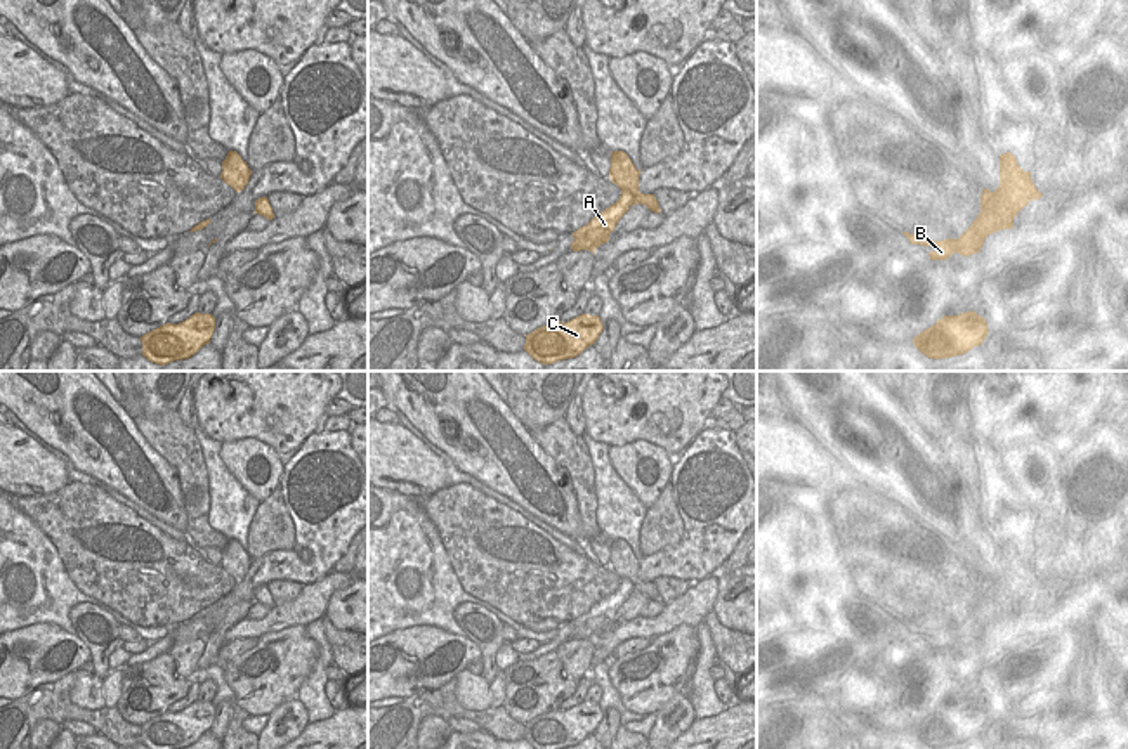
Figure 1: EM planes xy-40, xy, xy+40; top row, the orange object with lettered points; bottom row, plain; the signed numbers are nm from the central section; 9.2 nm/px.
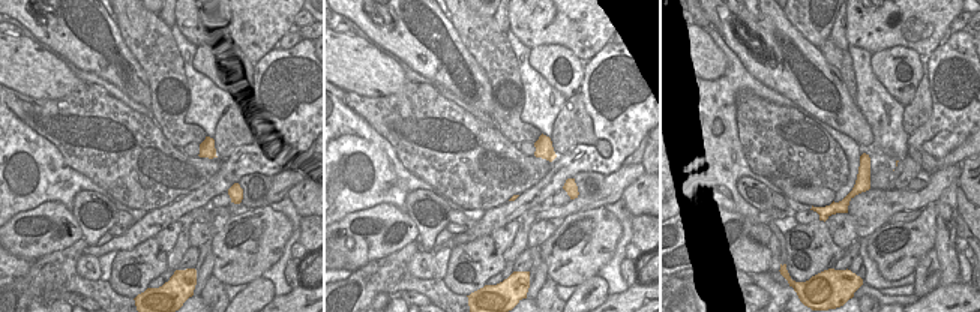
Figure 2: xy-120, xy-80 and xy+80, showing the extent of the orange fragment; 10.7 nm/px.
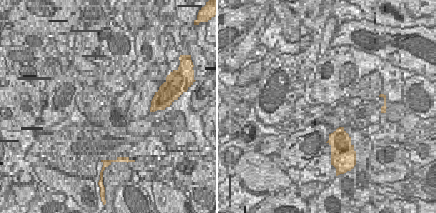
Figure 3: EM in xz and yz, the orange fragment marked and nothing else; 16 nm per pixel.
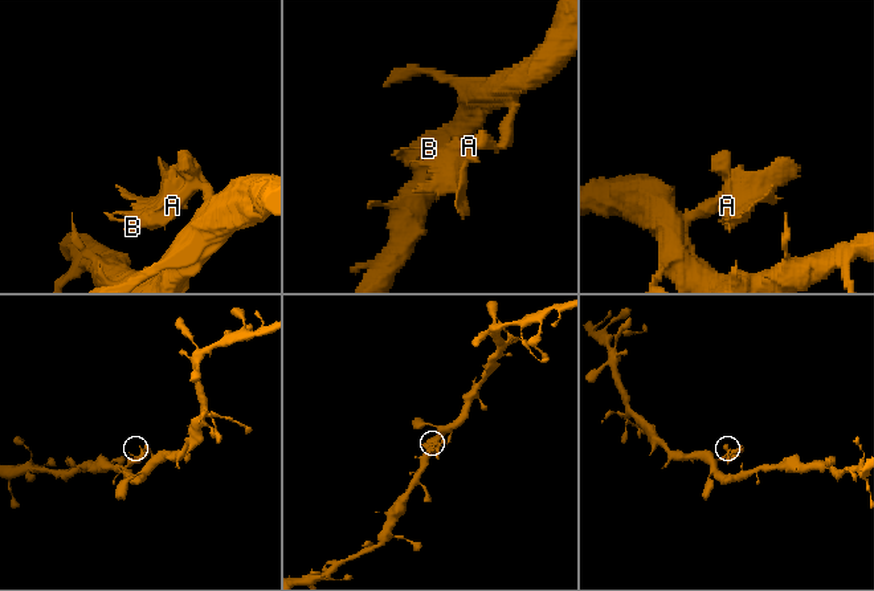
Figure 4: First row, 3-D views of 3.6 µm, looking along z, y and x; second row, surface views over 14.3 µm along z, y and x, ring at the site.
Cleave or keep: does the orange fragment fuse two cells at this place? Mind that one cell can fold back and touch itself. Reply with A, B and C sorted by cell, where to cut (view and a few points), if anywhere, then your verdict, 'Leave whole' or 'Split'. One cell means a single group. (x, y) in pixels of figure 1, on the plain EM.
Groups: A B / C. Split along xy (639, 579), (637, 590). Split.

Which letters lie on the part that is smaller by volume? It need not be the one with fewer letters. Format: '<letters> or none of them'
A, B

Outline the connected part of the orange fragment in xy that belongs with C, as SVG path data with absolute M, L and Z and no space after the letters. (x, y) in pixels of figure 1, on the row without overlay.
M581 702L567 711L552 711L526 723L524 739L534 749L564 749L594 733L604 714L599 704Z

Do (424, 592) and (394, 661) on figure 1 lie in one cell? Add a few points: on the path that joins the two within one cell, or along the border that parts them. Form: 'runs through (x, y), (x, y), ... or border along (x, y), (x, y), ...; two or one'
border along (450, 631), (439, 626), (406, 626), (386, 635); two

